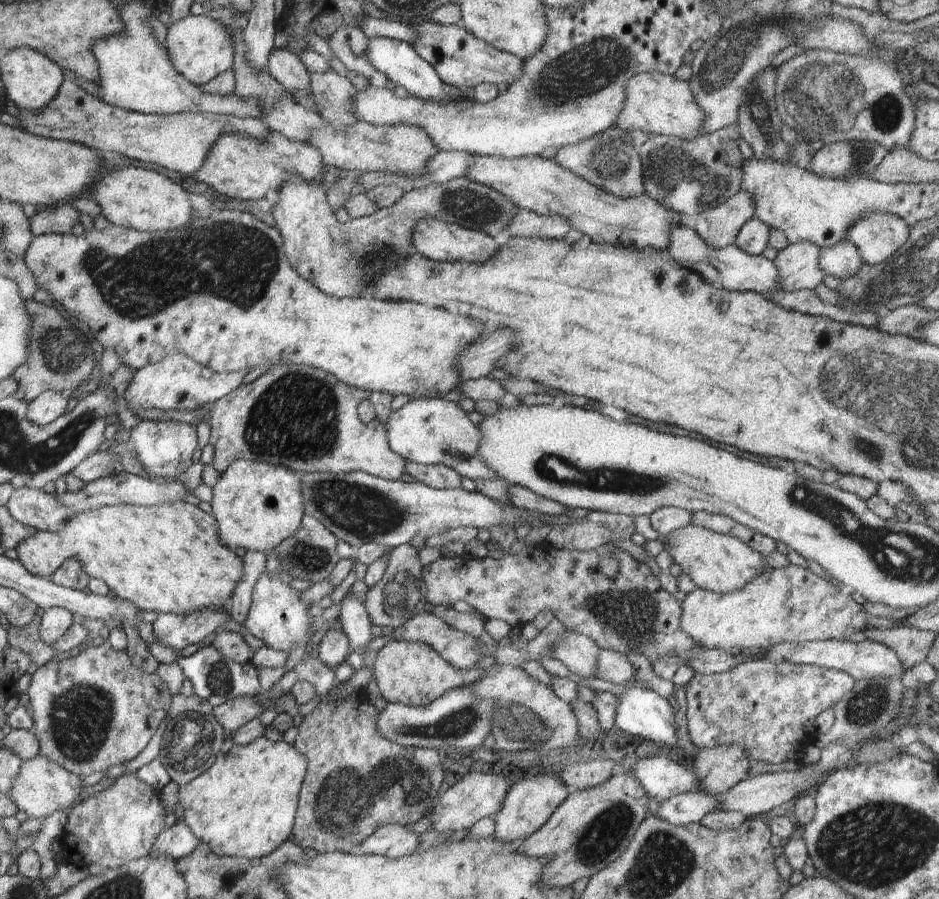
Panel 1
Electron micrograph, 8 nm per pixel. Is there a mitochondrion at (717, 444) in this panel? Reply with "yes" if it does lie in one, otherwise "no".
no

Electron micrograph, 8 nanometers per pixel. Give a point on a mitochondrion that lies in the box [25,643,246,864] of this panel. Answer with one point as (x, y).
(79, 719)

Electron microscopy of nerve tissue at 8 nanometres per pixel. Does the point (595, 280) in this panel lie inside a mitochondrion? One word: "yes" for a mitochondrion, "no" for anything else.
yes

